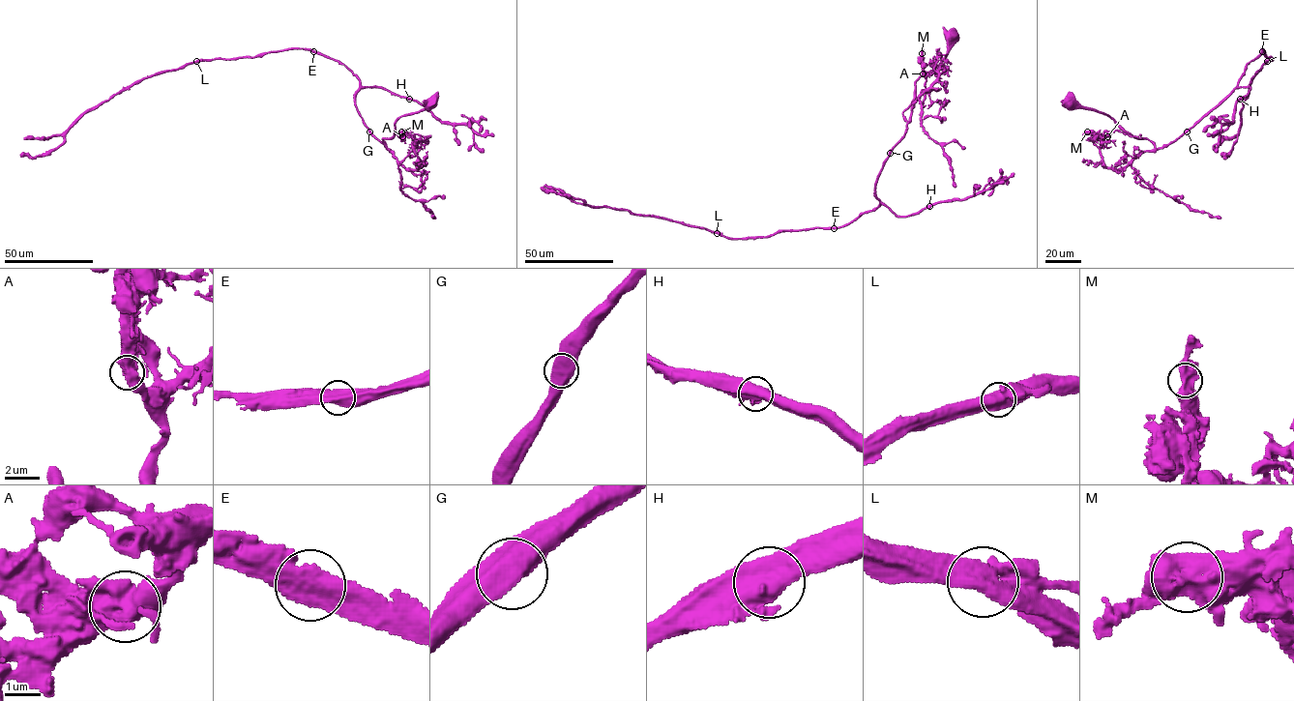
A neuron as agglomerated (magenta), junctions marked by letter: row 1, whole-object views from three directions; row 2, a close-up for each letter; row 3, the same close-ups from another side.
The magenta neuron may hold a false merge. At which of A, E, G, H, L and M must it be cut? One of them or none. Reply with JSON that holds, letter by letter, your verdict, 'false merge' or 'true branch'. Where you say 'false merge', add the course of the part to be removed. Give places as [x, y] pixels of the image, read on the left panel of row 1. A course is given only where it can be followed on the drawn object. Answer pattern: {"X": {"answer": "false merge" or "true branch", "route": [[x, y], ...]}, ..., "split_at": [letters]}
{"A": {"answer": "true branch"}, "E": {"answer": "true branch"}, "G": {"answer": "true branch"}, "H": {"answer": "true branch"}, "L": {"answer": "true branch"}, "M": {"answer": "true branch"}, "split_at": []}

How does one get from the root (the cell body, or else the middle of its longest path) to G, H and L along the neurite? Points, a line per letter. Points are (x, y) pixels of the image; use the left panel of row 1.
G: (428, 103), (427, 108), (403, 114), (396, 121), (395, 133), (382, 139), (387, 148), (369, 131)
H: (428, 103), (396, 121), (395, 133), (382, 139), (387, 148), (365, 125), (355, 94), (383, 87), (409, 99)
L: (428, 103), (396, 121), (382, 139), (387, 148), (357, 109), (359, 79), (331, 58), (290, 48), (196, 62)

